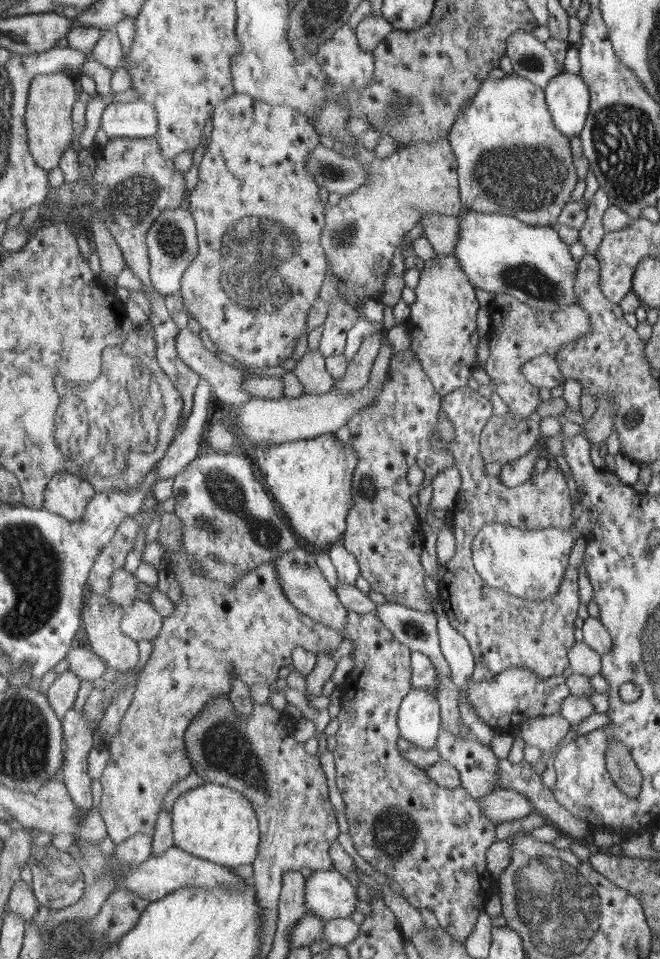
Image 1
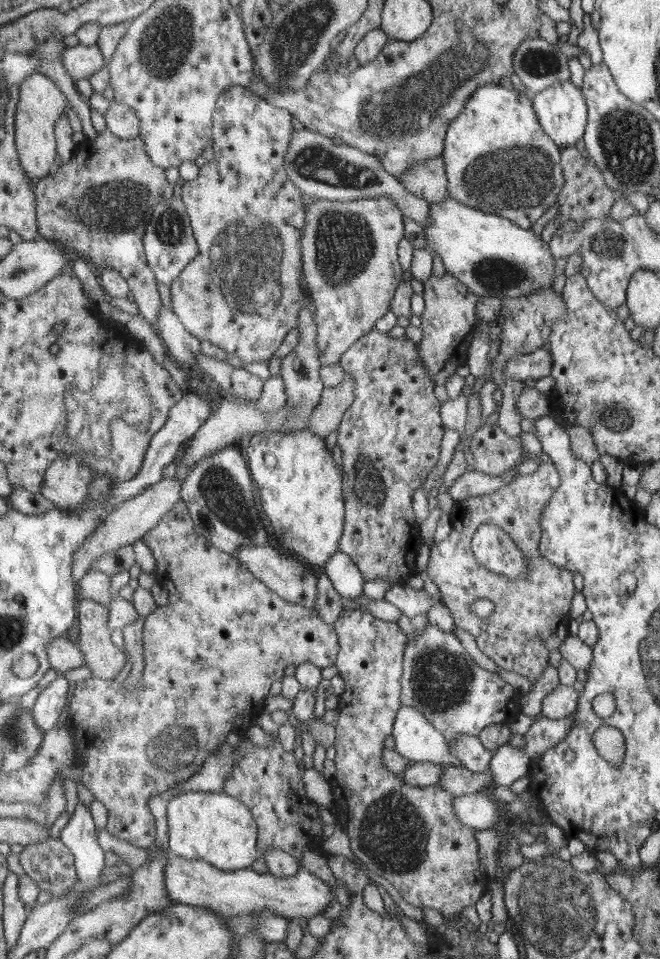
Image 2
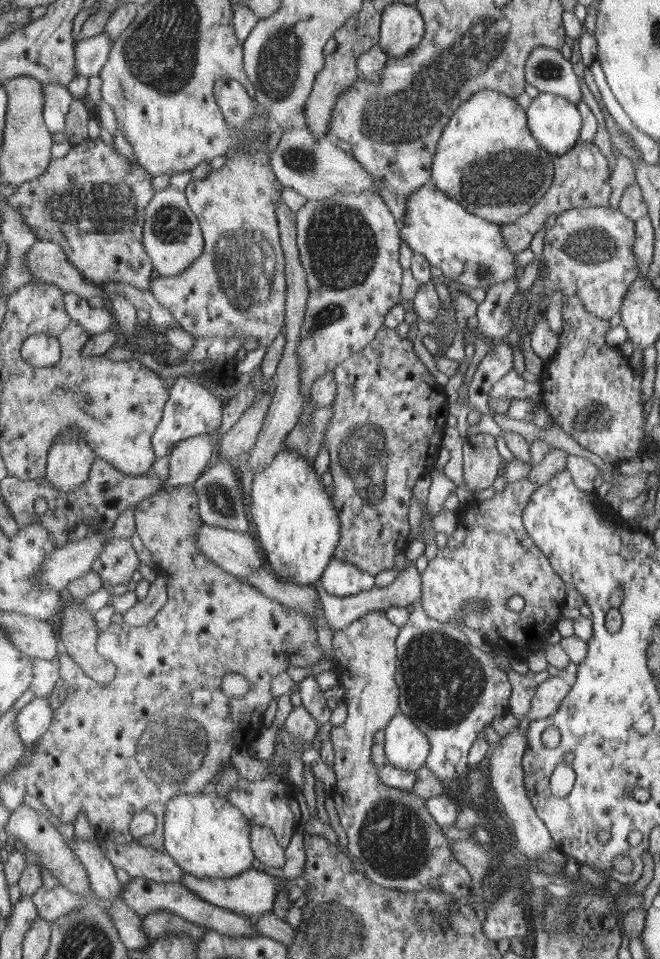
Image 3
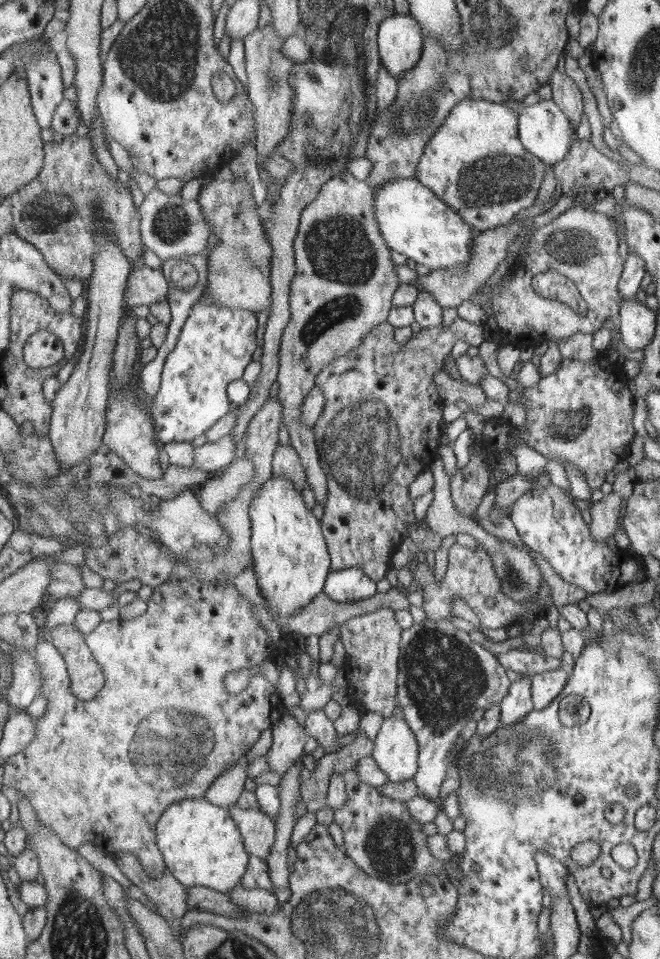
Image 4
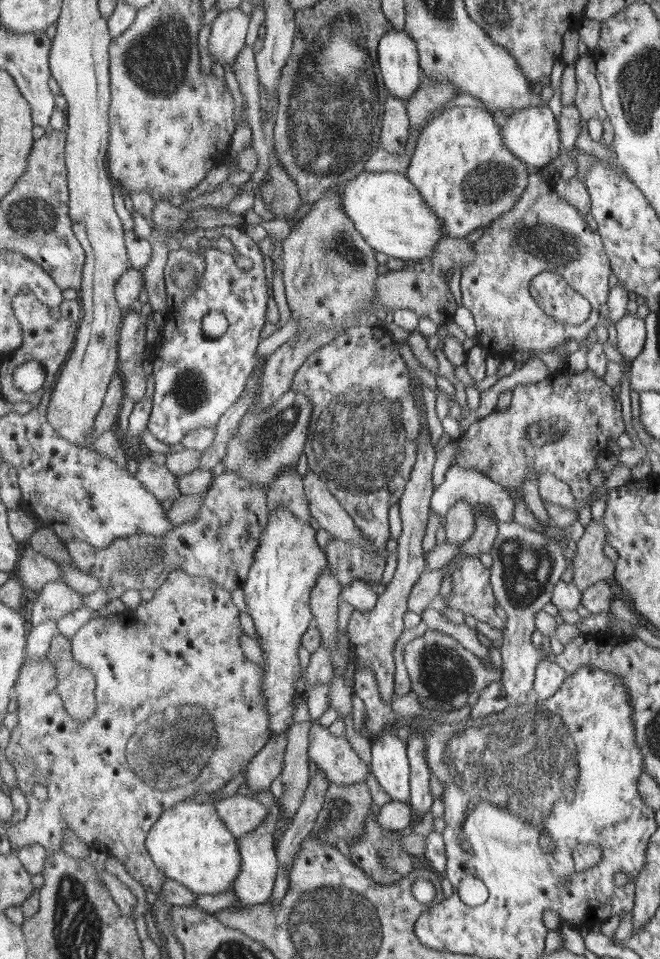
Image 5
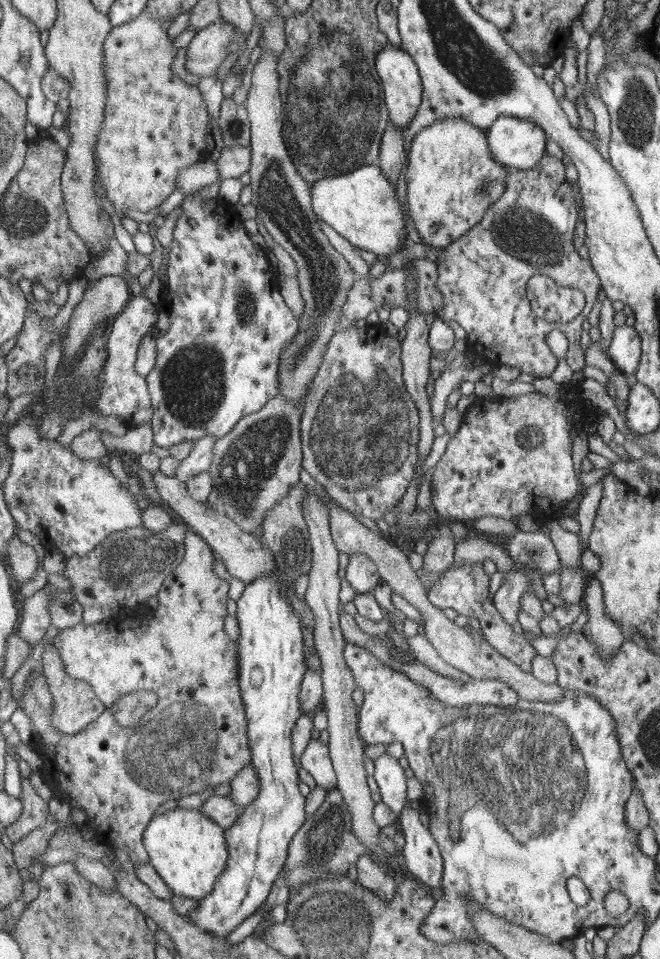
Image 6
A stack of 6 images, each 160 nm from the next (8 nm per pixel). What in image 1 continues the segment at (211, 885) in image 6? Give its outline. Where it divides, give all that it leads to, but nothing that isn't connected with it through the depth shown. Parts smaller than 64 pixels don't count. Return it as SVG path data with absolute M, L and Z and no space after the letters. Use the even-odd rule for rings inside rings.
M206 783L181 794L173 805L173 845L224 867L252 864L258 855L261 832L254 806L240 792Z

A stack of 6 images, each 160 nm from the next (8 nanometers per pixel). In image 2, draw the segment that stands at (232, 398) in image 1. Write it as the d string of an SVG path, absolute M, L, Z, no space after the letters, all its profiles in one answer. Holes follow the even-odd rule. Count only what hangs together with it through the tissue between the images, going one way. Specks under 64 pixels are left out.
M160 307L155 330L169 354L186 369L198 365L201 342L184 327L172 309Z

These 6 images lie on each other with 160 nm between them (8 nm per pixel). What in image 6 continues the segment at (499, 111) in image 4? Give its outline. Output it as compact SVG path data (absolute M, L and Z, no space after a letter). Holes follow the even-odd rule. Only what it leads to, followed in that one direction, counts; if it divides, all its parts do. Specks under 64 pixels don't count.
M454 117L440 119L413 136L405 181L409 214L424 244L444 248L474 230L489 206L507 190L508 172L508 168L497 161L491 152L487 129L473 125L470 121Z

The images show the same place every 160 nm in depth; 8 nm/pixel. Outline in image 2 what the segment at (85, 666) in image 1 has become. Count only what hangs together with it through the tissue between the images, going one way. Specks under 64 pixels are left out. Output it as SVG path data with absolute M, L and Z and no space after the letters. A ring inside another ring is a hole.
M59 636L49 642L47 653L51 668L55 669L59 676L63 676L68 670L74 670L74 668L85 664L83 652L78 644L71 642L66 637Z

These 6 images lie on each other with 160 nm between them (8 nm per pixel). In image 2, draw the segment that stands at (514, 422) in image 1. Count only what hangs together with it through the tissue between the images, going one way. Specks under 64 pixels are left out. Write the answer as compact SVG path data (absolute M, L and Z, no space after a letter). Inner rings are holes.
M484 424L472 436L470 452L475 460L475 470L492 475L502 474L510 467L518 466L522 458L522 432L511 437L496 425Z

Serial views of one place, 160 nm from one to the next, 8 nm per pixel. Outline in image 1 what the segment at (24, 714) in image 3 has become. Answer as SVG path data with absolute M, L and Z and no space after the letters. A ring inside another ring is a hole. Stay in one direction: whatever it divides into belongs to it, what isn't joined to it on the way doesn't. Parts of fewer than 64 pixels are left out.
M67 669L58 674L55 681L48 687L45 694L58 716L63 718L66 711L73 707L80 681L81 679L76 674Z

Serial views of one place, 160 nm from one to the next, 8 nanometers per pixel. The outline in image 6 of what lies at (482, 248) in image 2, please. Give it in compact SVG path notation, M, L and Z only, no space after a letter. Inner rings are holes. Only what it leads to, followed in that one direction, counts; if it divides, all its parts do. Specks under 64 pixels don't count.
M378 163L346 175L330 175L312 184L311 204L319 218L358 249L388 257L408 242L404 208L400 204L398 192Z

